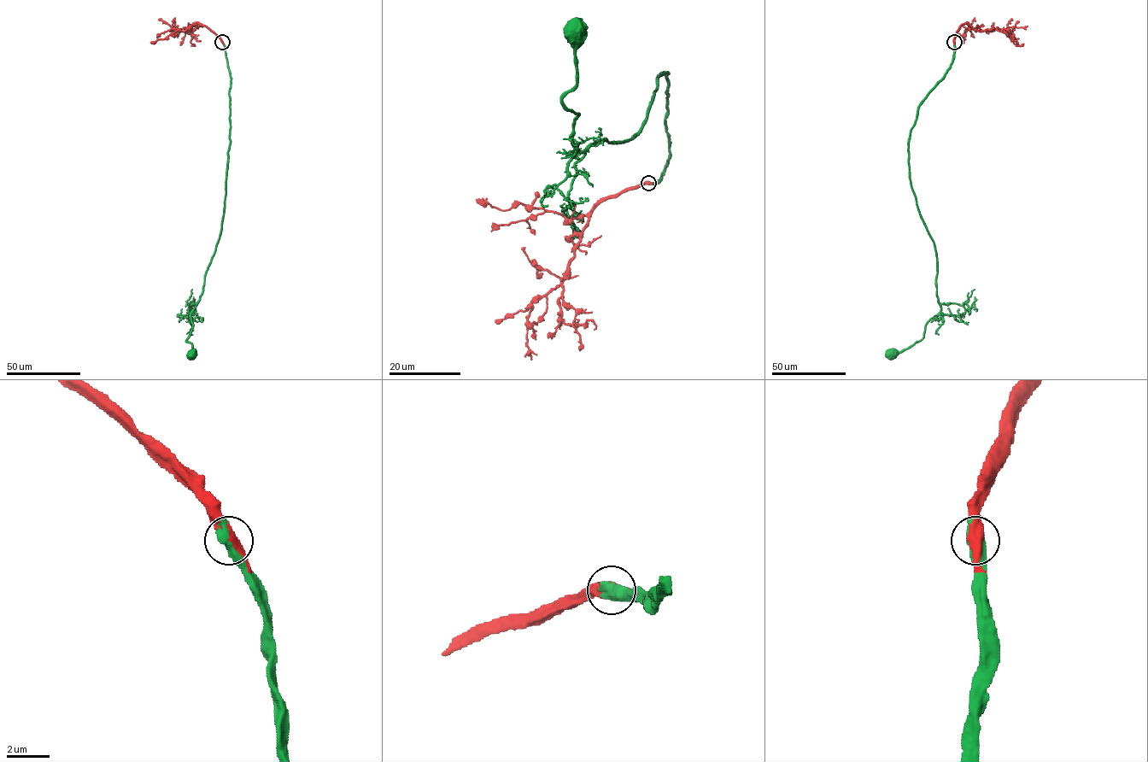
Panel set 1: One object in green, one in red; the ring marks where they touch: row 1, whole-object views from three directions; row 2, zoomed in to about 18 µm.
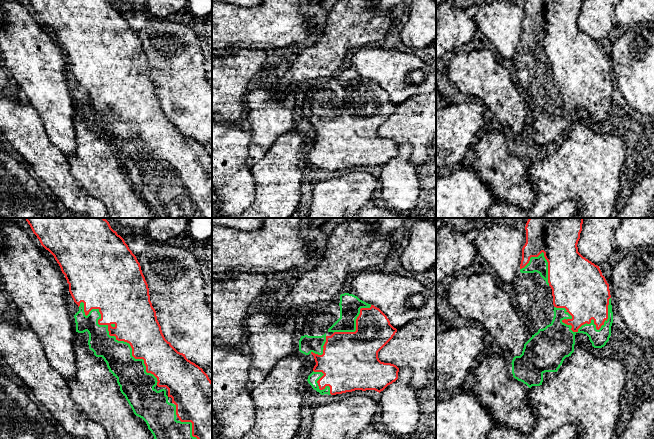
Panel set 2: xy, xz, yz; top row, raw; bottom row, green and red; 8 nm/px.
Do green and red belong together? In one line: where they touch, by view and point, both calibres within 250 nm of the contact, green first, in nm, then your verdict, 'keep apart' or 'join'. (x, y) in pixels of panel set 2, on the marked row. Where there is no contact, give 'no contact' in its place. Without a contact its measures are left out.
contact xy (115, 338); calibres 220 and 340 nm; join

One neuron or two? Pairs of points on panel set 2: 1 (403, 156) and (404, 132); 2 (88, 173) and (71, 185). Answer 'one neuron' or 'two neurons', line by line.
1: two neurons
2: two neurons

